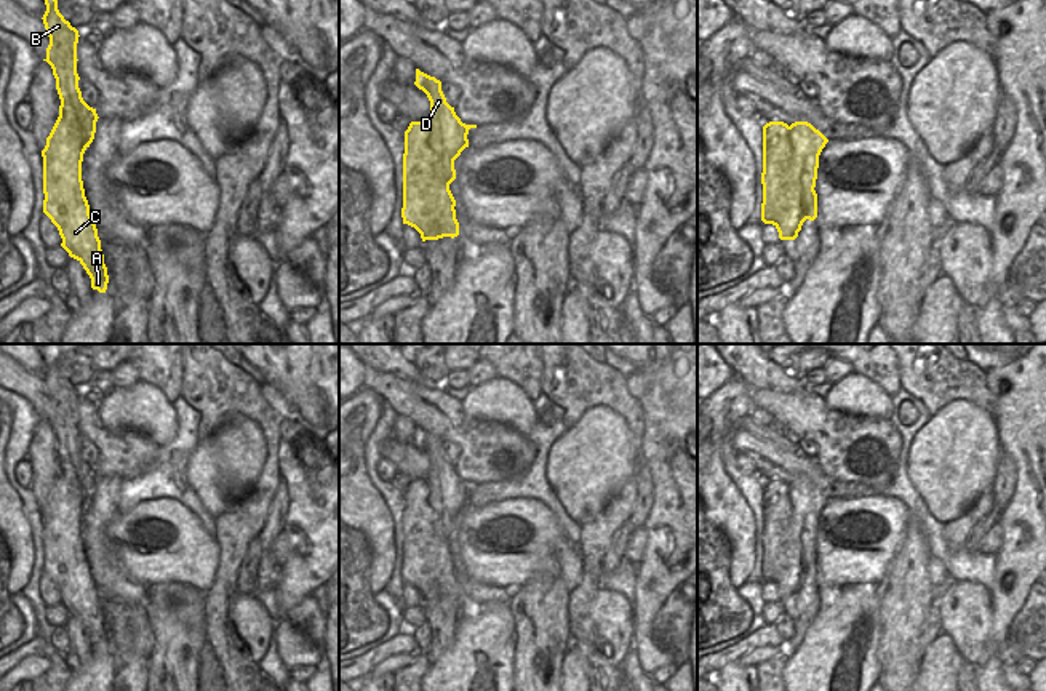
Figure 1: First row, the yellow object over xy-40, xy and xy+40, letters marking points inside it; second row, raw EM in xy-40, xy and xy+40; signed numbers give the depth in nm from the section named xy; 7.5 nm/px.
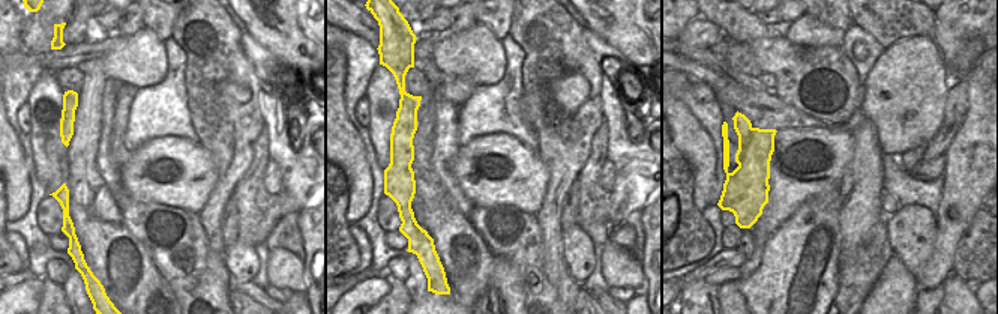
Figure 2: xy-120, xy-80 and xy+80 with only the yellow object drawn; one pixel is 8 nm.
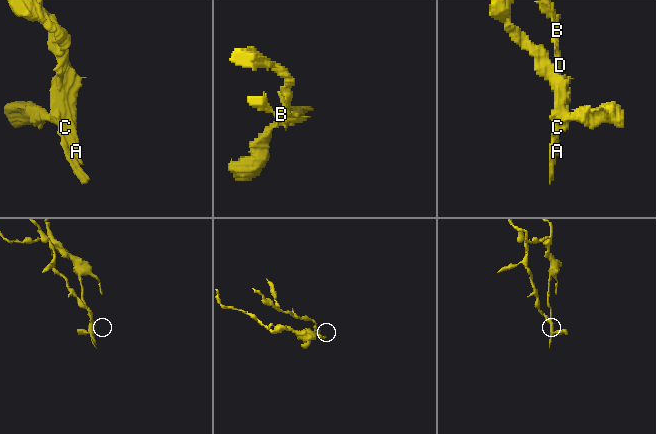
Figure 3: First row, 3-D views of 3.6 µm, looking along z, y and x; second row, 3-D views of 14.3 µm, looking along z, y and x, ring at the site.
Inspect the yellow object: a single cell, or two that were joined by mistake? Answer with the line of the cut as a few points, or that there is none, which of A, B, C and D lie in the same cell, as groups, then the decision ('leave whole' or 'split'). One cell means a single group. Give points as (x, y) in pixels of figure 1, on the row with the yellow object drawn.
cut xy (424, 120), (443, 175), (453, 179); groups A C / B D; split

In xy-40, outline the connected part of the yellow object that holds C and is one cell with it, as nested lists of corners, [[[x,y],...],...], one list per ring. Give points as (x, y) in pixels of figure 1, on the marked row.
[[[61,101],[59,117],[46,138],[43,157],[43,213],[58,227],[61,246],[91,278],[91,288],[106,293],[109,275],[101,240],[90,214],[82,181],[83,130],[75,107]]]

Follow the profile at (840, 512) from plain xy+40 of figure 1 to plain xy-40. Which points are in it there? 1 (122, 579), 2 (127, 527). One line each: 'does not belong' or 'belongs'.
1: does not belong
2: belongs

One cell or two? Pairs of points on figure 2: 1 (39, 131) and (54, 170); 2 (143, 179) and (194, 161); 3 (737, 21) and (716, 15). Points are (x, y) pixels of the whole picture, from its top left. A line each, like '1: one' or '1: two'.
1: one
2: one
3: one

